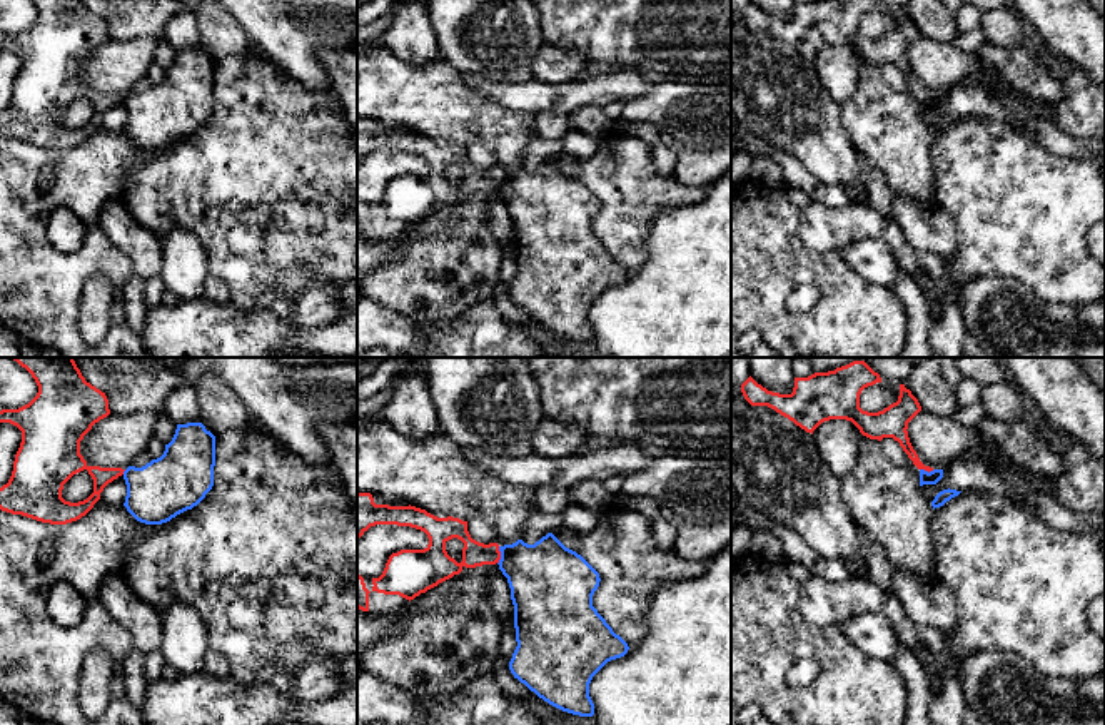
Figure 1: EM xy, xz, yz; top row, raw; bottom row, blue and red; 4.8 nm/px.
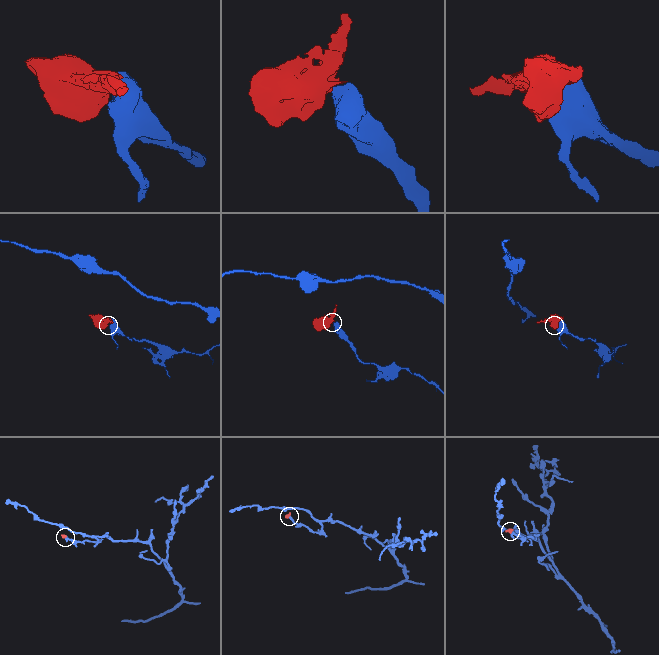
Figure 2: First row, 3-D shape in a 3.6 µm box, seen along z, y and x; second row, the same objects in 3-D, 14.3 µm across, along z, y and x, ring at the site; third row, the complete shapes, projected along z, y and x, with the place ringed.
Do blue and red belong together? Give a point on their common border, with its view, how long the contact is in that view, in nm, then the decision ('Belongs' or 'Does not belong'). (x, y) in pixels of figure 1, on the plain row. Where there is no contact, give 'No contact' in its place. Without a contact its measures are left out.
Touches blue at xz (501, 181). Shared border 90 nm. Does not belong

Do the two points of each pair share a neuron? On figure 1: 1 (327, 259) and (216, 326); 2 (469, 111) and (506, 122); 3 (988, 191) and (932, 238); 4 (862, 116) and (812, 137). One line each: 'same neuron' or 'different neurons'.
1: different neurons
2: same neuron
3: different neurons
4: different neurons

